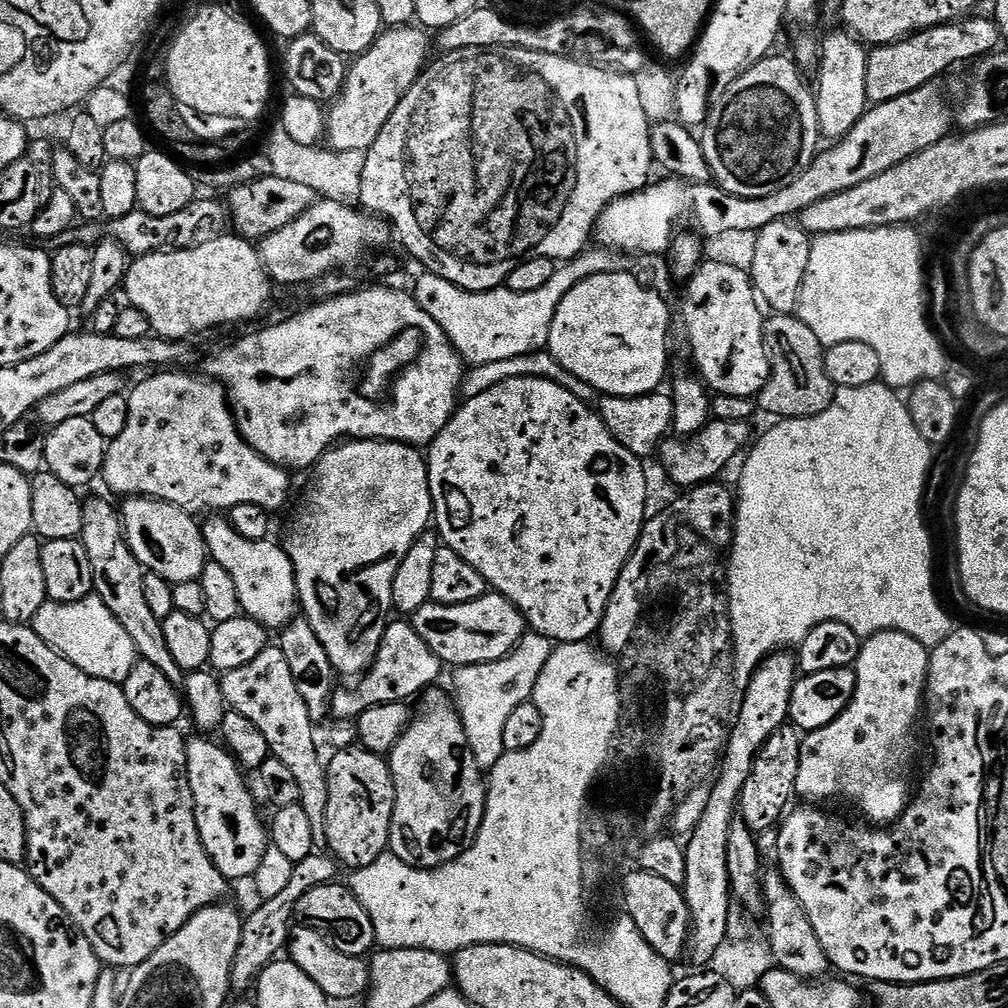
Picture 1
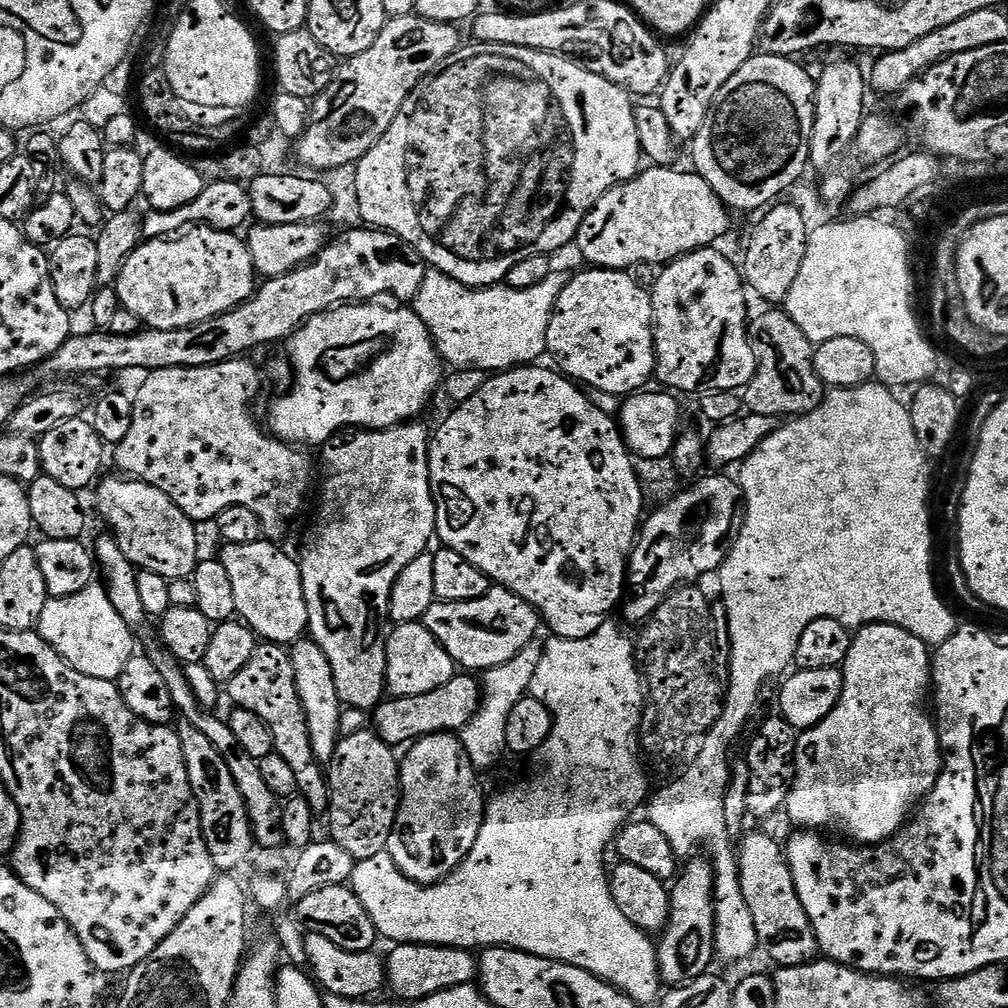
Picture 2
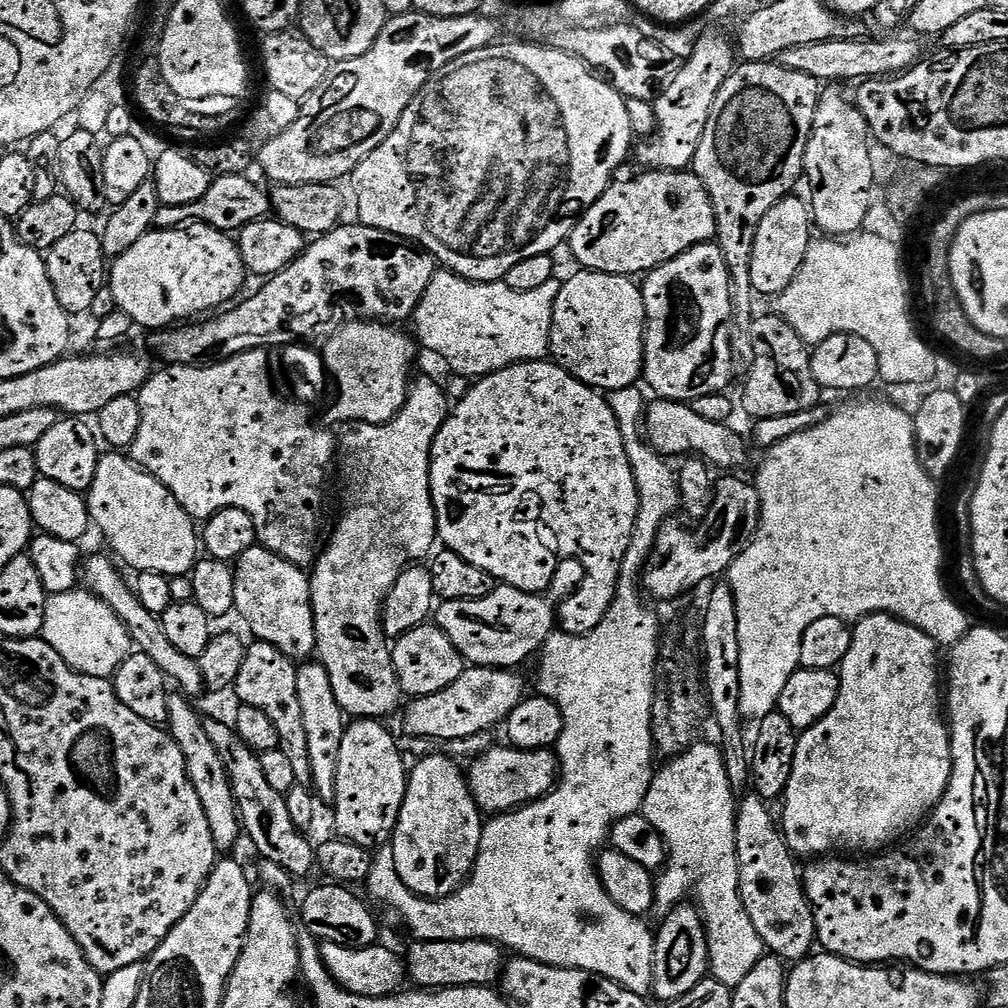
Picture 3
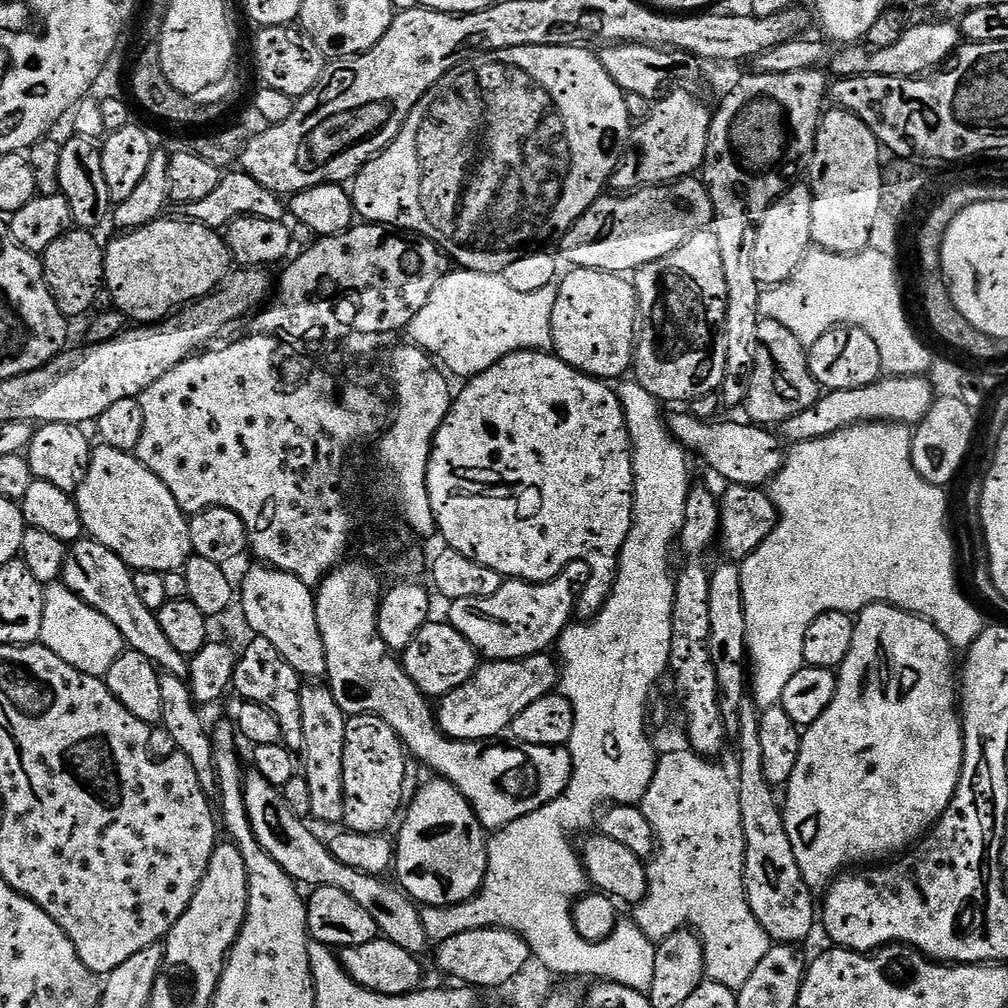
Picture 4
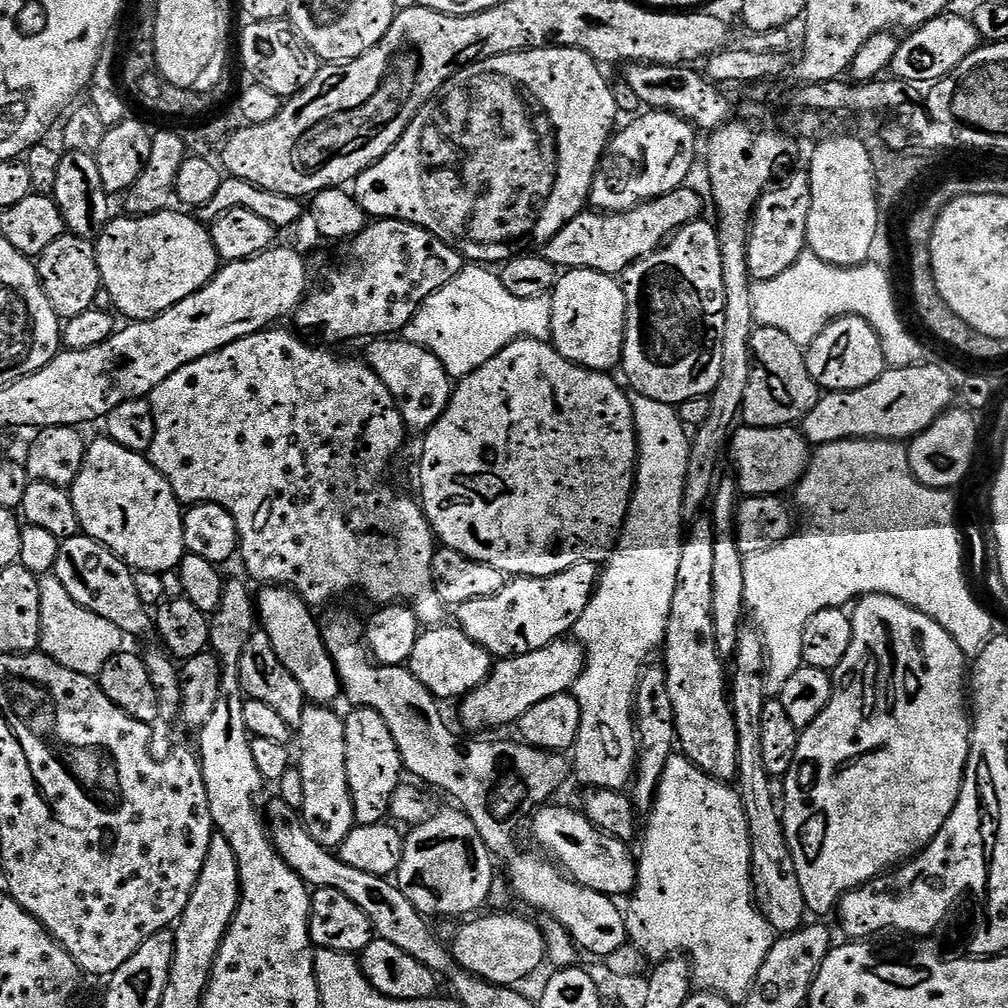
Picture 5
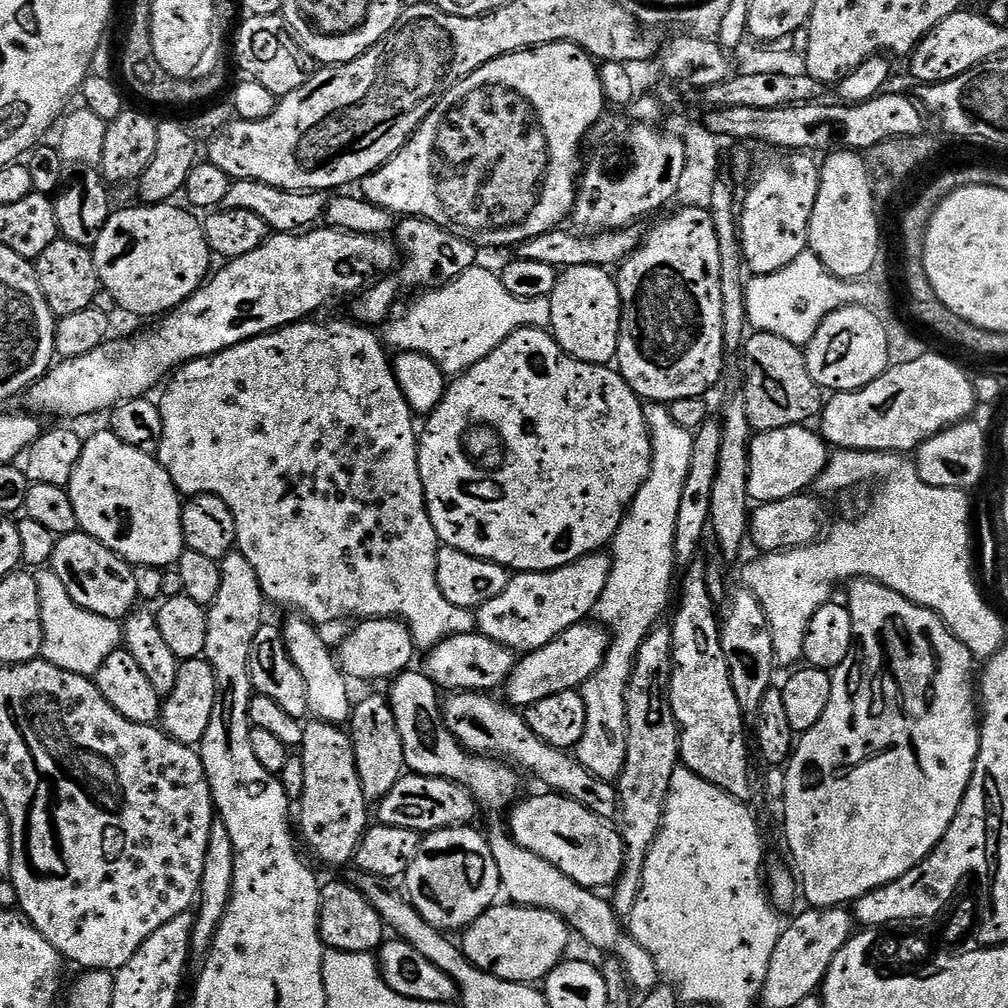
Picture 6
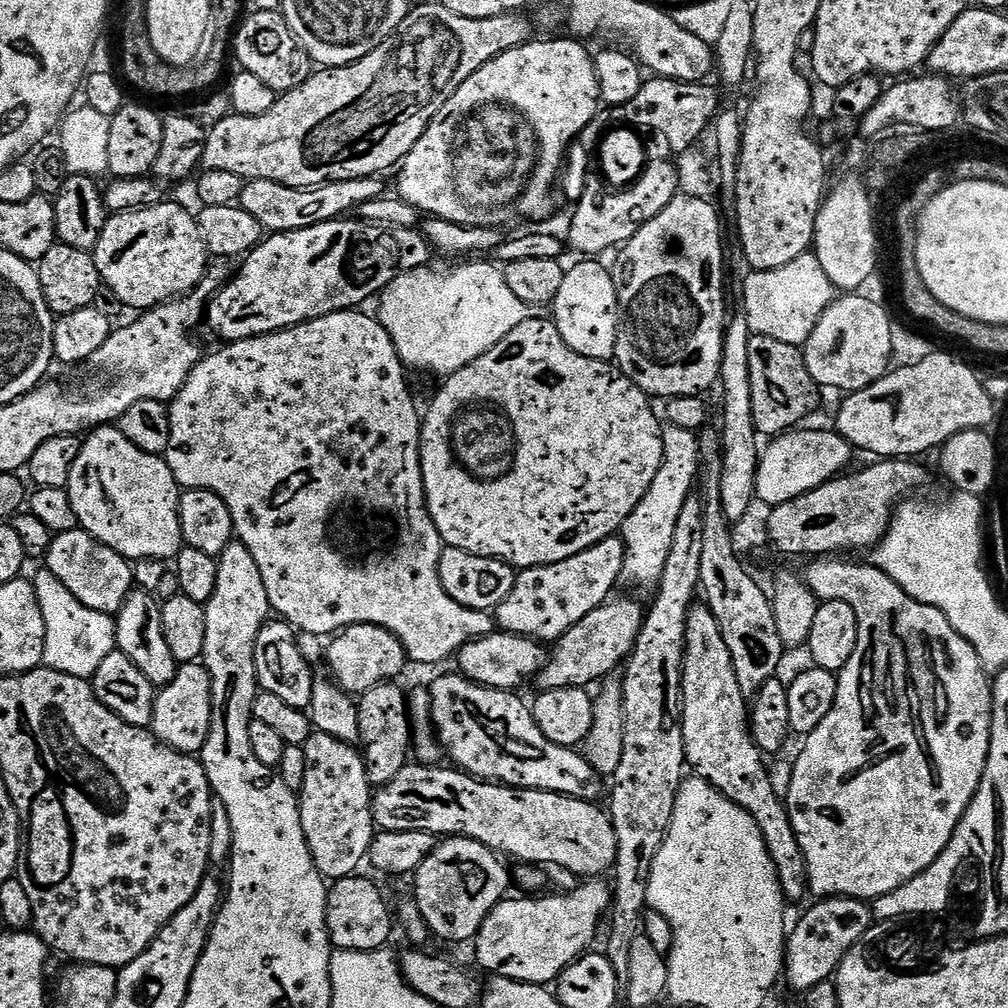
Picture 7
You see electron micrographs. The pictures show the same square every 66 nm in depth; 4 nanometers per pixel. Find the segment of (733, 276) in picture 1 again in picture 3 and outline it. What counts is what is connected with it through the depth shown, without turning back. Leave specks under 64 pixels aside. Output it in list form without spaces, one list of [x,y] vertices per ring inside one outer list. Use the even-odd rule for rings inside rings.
[[[709,242],[699,244],[666,262],[662,266],[652,269],[642,280],[644,305],[646,306],[646,323],[644,324],[644,370],[642,373],[643,383],[648,383],[656,391],[655,395],[661,400],[678,400],[691,402],[702,398],[702,394],[714,394],[724,392],[727,384],[732,380],[732,348],[734,352],[734,340],[732,344],[732,332],[734,333],[734,313],[732,311],[732,275],[728,272],[726,258],[722,254],[719,243]]]

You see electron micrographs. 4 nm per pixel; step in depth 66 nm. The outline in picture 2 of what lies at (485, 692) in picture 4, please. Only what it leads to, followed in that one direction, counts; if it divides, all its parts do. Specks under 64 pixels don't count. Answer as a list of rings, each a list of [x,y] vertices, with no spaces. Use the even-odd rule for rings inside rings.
[[[458,674],[446,686],[430,690],[430,694],[413,696],[392,696],[381,700],[379,706],[371,713],[376,735],[393,746],[411,745],[424,736],[433,736],[439,732],[459,733],[474,718],[480,708],[482,684],[475,675]]]

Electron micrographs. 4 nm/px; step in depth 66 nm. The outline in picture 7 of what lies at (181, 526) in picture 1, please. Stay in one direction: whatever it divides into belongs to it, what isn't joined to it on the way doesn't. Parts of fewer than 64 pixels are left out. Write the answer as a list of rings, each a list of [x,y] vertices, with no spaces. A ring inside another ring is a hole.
[[[101,426],[91,429],[83,437],[78,459],[74,461],[74,470],[70,470],[70,482],[67,486],[70,503],[74,506],[74,514],[78,514],[78,522],[88,532],[106,546],[110,546],[118,554],[122,554],[130,562],[137,560],[175,561],[184,544],[178,506],[182,491],[174,474],[163,456],[146,454],[122,434],[119,427]]]

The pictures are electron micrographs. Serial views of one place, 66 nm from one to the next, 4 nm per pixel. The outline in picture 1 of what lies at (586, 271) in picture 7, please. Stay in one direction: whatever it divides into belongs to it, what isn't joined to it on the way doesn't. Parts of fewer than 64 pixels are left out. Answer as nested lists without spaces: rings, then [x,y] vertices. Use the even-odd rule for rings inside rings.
[[[631,271],[607,272],[606,274],[598,274],[586,278],[582,282],[578,282],[578,286],[574,286],[570,290],[570,294],[566,294],[566,298],[562,298],[562,302],[558,306],[558,310],[554,314],[554,322],[550,326],[550,338],[548,339],[547,351],[552,352],[552,356],[573,376],[576,380],[581,380],[584,384],[589,384],[594,391],[600,392],[604,396],[644,396],[648,392],[657,391],[661,387],[660,383],[669,375],[668,372],[668,304],[655,292],[652,288],[647,288],[644,284],[639,284],[630,274]]]

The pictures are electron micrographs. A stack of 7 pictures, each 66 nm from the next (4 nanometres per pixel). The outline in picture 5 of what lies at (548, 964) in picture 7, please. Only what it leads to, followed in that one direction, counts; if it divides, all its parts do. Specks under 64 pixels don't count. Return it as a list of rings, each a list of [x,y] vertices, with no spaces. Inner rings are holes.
[[[498,912],[494,916],[484,915],[477,915],[461,923],[464,925],[457,930],[456,937],[450,940],[452,956],[458,966],[486,982],[520,986],[527,976],[534,975],[546,964],[548,944],[544,941],[543,927],[524,916],[511,916],[508,912]]]

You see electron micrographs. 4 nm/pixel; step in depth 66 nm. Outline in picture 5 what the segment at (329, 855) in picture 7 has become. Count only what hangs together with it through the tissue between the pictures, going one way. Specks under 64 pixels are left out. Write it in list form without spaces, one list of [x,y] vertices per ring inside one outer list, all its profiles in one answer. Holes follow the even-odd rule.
[[[306,706],[302,710],[302,722],[294,729],[302,790],[306,797],[302,819],[310,838],[329,850],[339,849],[350,830],[357,825],[350,778],[346,776],[346,726],[344,716],[336,710],[332,706]]]

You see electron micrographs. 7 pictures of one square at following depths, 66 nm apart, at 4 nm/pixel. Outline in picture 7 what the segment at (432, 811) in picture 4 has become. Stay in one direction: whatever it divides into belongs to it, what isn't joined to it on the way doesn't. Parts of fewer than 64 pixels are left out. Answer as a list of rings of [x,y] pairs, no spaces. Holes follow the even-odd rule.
[[[465,836],[444,838],[437,843],[426,862],[422,862],[414,873],[414,899],[422,918],[428,923],[429,933],[435,939],[437,936],[452,944],[460,944],[463,940],[475,941],[490,910],[509,895],[510,872],[504,869],[503,862],[491,848]]]

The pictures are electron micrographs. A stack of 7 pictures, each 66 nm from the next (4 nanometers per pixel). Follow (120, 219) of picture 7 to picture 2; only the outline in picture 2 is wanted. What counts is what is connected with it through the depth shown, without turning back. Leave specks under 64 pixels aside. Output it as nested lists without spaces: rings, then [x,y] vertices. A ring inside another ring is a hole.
[[[192,226],[175,238],[144,240],[126,258],[114,291],[119,307],[138,314],[141,325],[158,330],[174,330],[206,322],[246,303],[258,287],[258,273],[247,243],[237,233],[219,232],[207,226]]]

